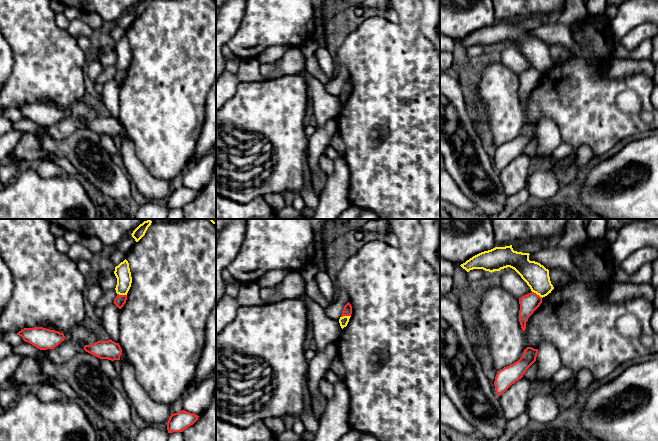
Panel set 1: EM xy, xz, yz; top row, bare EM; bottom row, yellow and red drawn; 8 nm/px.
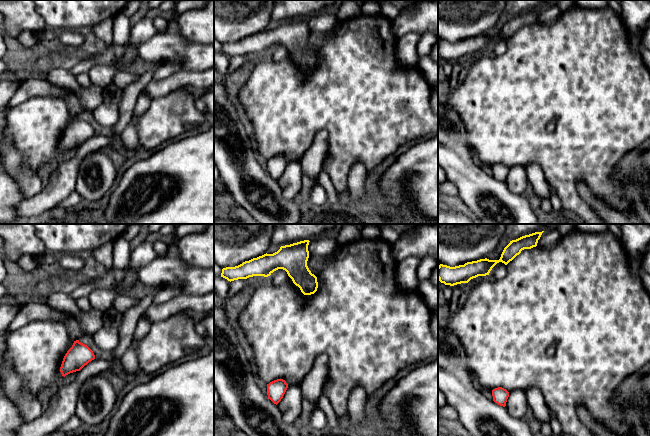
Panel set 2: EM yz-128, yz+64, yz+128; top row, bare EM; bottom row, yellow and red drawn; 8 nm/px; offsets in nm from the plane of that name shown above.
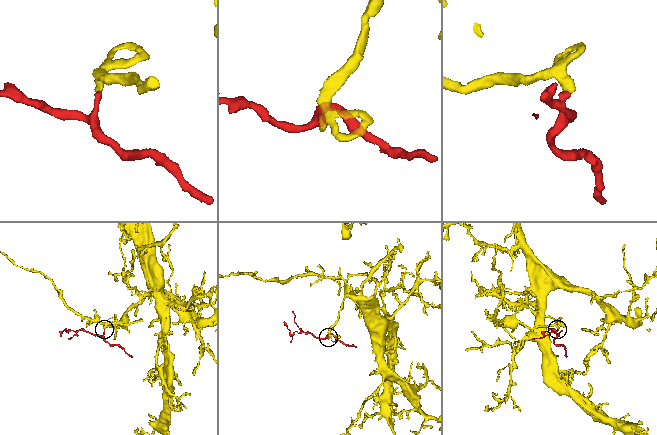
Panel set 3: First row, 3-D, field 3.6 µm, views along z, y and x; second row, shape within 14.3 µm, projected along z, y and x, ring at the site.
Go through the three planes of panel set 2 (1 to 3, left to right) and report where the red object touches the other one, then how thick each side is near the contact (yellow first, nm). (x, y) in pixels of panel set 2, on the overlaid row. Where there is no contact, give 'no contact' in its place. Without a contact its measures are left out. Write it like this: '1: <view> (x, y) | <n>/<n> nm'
1: no contact
2: no contact
3: no contact

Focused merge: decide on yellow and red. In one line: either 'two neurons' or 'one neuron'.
two neurons

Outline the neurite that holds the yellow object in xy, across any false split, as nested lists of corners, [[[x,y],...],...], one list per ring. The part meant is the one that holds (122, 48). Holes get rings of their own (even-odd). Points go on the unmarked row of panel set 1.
[[[126,35],[115,43],[114,50],[117,54],[116,69],[119,71],[127,71],[131,63],[132,53],[129,39]]]

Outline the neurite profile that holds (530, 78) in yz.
[[[534,68],[528,69],[519,74],[520,86],[519,86],[519,98],[523,107],[526,105],[526,98],[533,88],[542,79],[542,73]]]

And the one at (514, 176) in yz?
[[[522,153],[499,172],[507,196],[513,196],[526,188],[530,165],[531,158]]]

